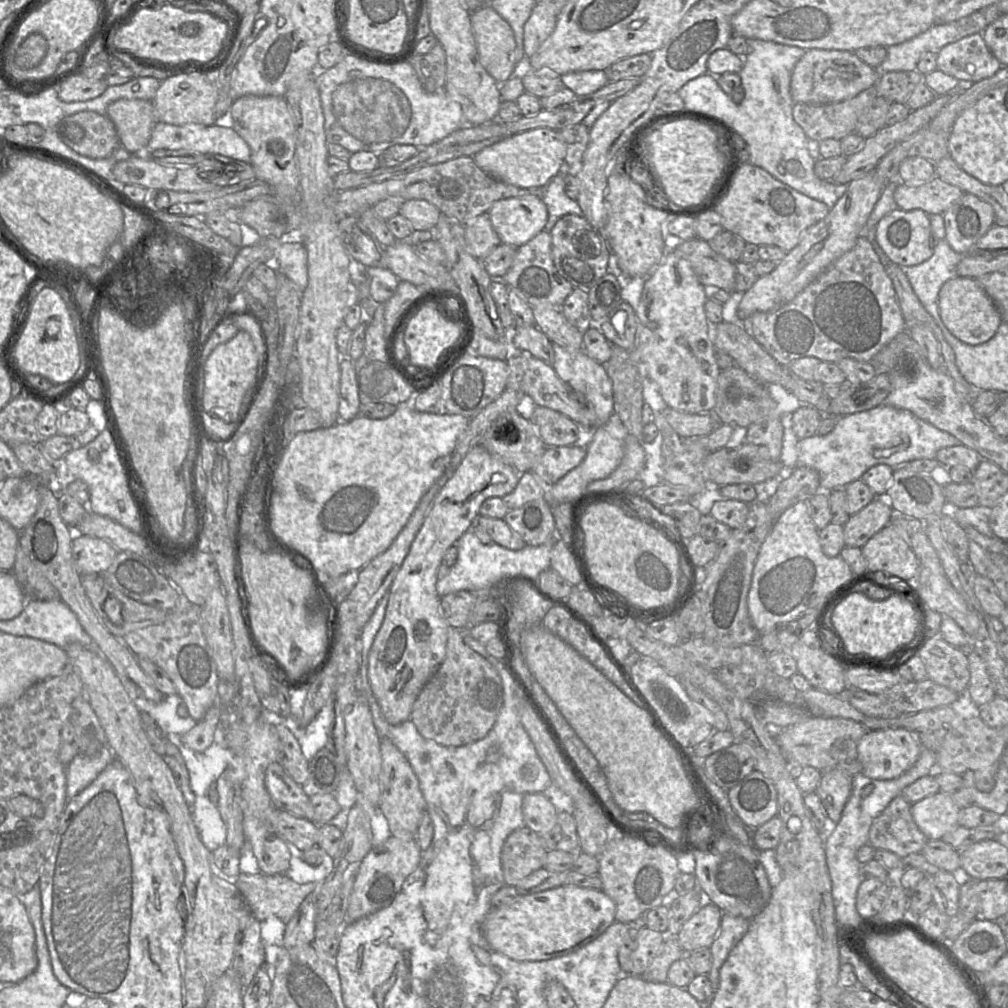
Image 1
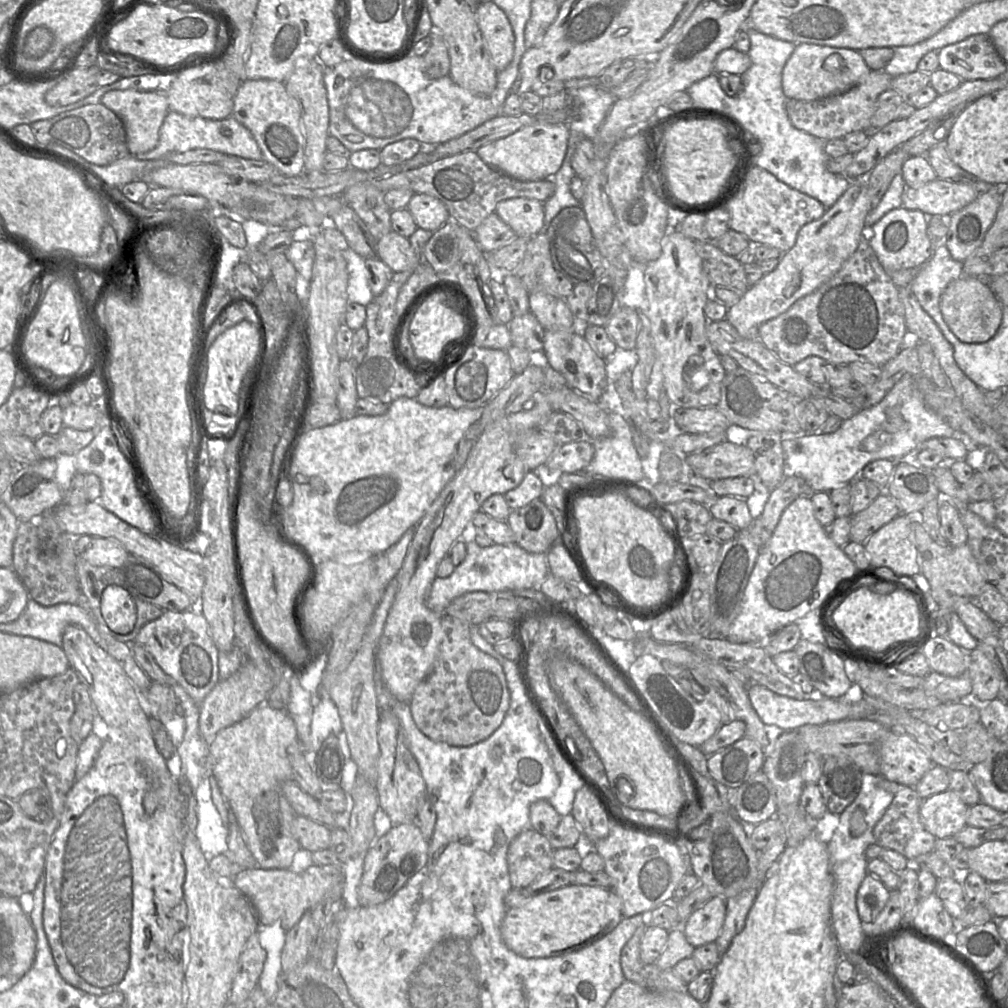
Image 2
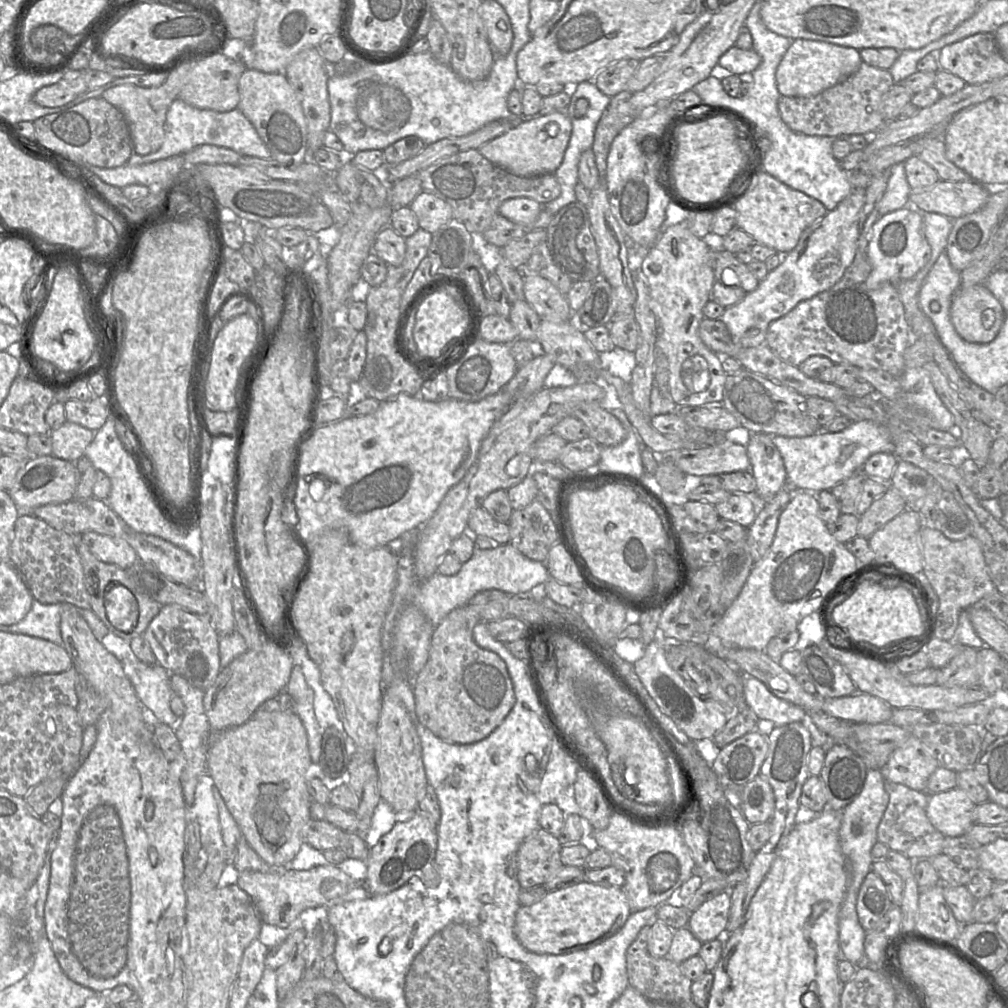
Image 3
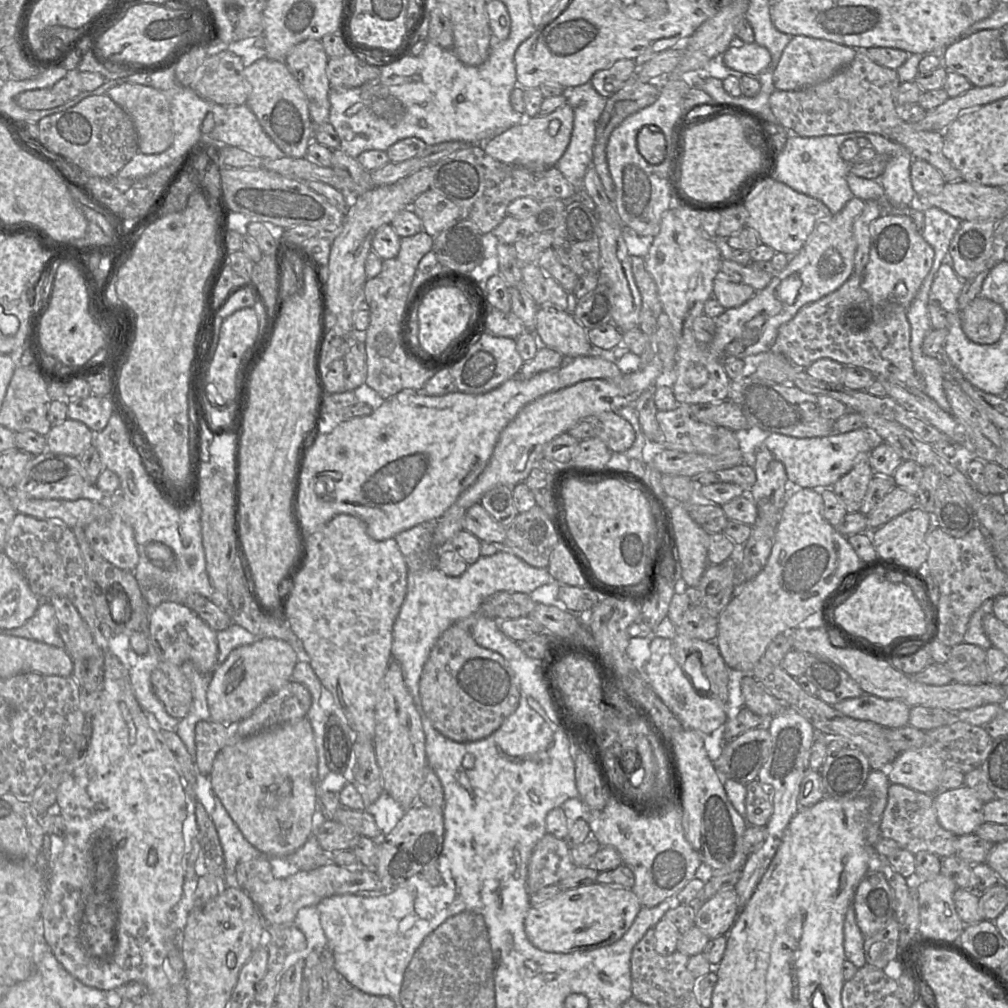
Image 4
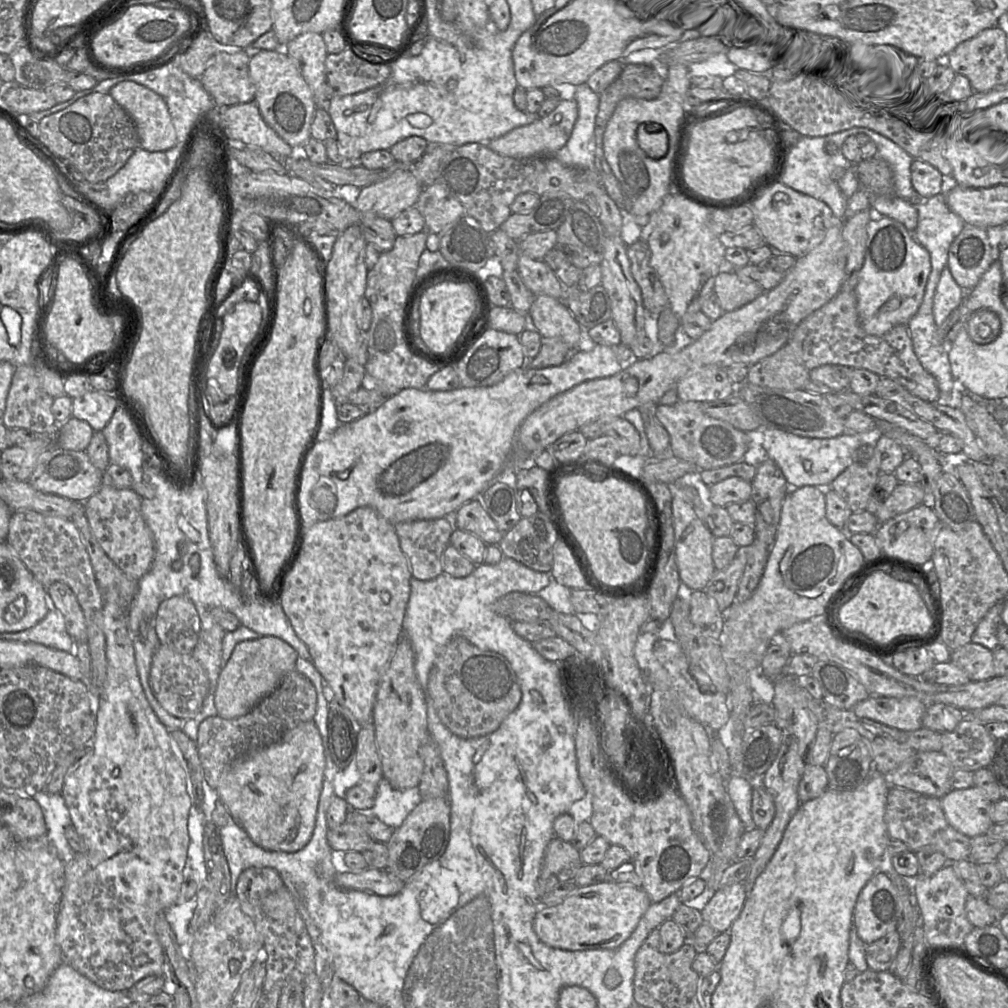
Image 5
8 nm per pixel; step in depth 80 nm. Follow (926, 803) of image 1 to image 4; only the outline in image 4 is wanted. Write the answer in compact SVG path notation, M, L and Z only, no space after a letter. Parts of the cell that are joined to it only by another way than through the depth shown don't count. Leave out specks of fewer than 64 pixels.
M967 786L939 790L934 805L940 825L956 836L974 834L984 823L984 802Z

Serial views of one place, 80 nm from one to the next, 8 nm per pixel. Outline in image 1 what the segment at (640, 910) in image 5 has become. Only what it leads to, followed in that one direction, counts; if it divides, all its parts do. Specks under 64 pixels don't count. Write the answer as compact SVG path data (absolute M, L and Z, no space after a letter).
M561 885L535 894L519 895L511 903L492 908L482 931L489 946L516 961L542 961L566 956L584 947L615 922L616 905L602 890Z

